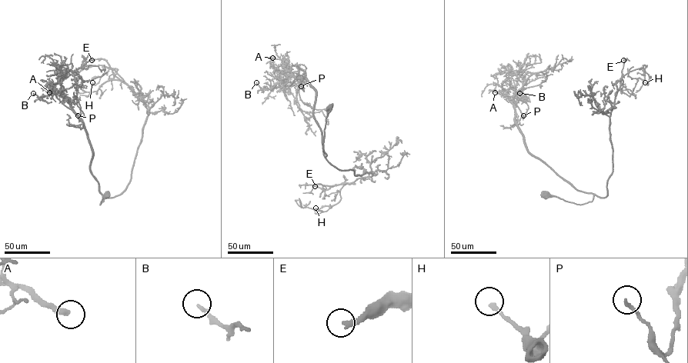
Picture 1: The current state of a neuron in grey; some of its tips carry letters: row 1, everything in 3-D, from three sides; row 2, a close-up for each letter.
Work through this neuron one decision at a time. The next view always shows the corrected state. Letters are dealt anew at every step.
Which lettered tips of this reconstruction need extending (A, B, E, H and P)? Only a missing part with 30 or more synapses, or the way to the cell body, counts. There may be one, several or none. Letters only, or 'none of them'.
E

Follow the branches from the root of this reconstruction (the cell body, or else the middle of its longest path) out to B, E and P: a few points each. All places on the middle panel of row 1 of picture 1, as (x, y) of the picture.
B: (329, 108), (325, 157), (313, 114), (315, 91), (307, 80), (289, 75), (262, 90), (256, 82)
E: (329, 108), (324, 130), (325, 158), (339, 169), (352, 169), (355, 175), (372, 175), (328, 189), (315, 186)
P: (329, 108), (325, 157), (313, 114), (315, 91), (305, 78), (294, 76), (301, 86)

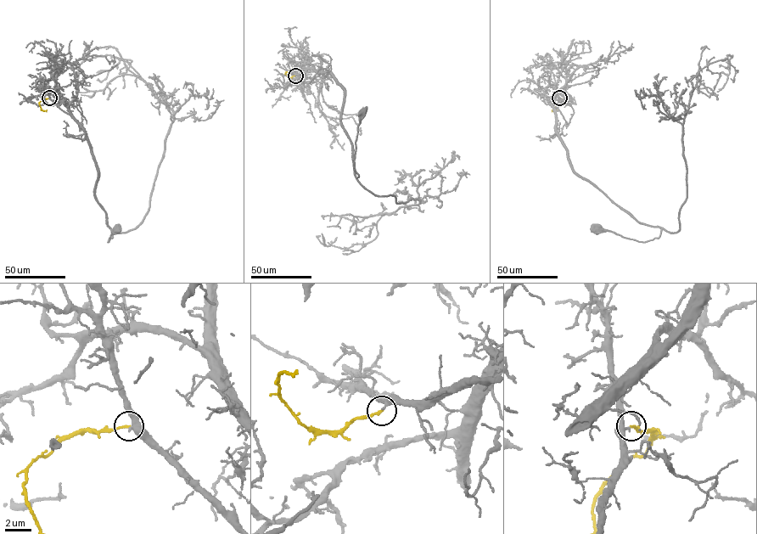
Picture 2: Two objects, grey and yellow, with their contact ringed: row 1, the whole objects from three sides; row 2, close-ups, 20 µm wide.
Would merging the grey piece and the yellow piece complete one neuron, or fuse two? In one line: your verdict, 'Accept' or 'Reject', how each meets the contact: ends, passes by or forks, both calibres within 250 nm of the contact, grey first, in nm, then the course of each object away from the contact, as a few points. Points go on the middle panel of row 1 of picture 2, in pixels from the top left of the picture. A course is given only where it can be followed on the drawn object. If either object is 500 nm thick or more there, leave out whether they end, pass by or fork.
Accept. At the ring grey passes by. At the ring yellow ends. Thickness 260 nm (grey) against 190 nm. Course of grey: (295, 75), (328, 71), (342, 87), (341, 126), (350, 141), (356, 177), (356, 141), (362, 114). Course of yellow: (295, 75), (288, 77), (285, 74), (293, 68)

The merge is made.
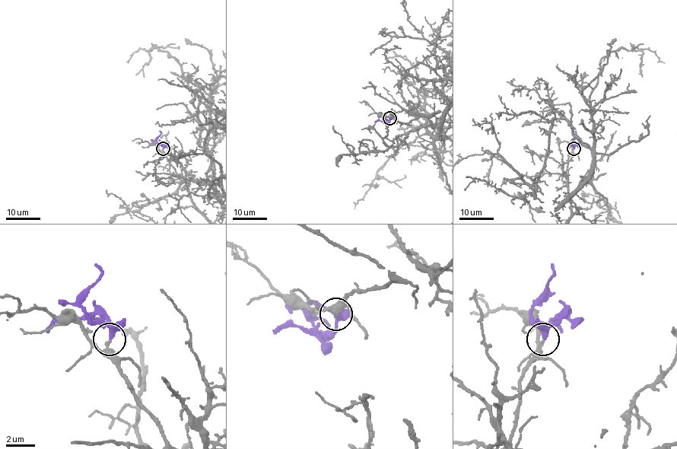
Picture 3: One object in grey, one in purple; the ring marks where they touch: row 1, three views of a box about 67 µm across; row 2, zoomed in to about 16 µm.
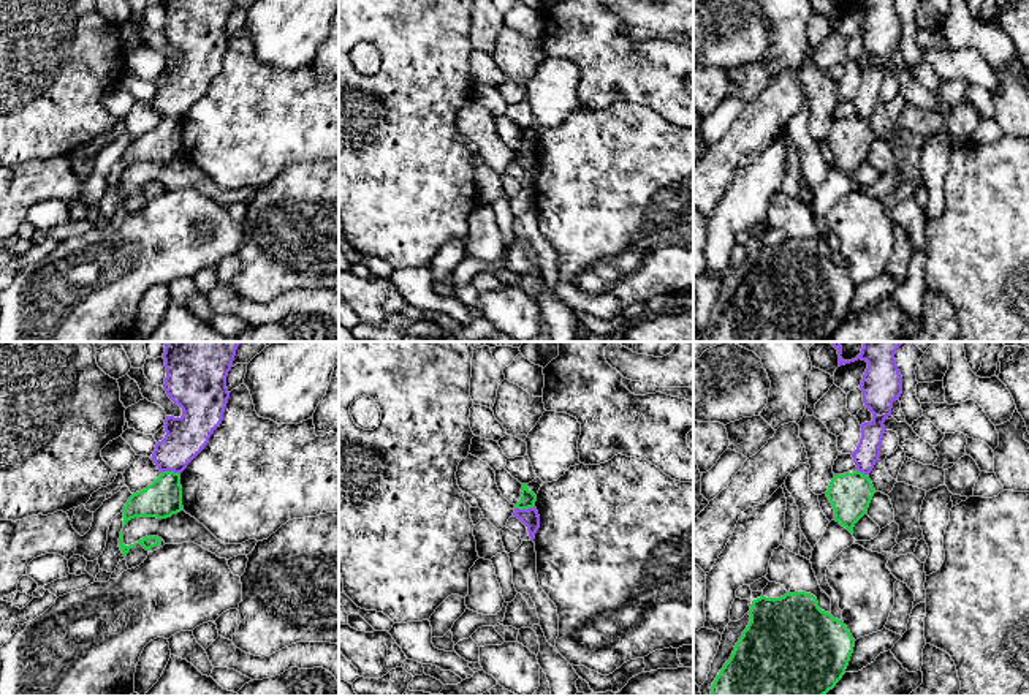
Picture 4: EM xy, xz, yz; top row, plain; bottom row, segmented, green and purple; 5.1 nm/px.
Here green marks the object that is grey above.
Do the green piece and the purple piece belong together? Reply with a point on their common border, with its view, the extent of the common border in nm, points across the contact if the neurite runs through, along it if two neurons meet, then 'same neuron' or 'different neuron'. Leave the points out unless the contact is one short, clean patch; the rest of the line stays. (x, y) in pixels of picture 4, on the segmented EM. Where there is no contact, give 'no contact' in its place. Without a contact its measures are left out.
meets green in xy at (170, 472); contact 100 nm long; border along xy (179, 472), (160, 473); different neuron

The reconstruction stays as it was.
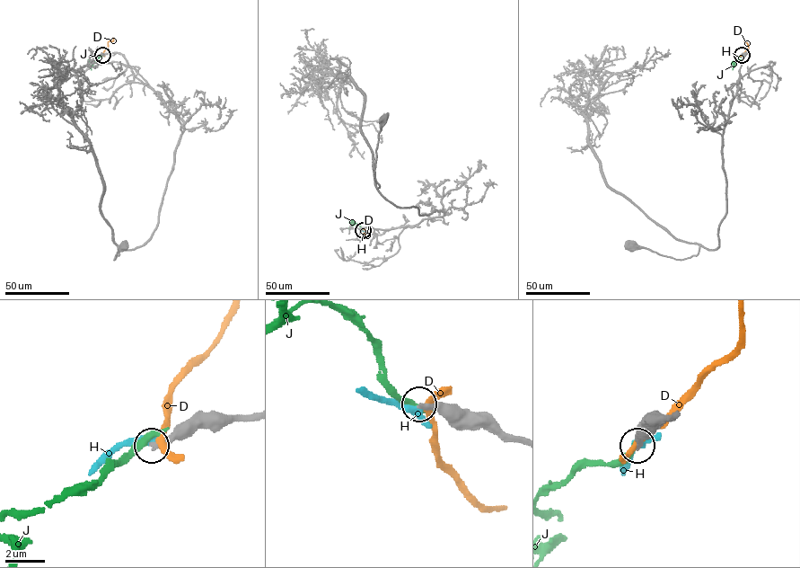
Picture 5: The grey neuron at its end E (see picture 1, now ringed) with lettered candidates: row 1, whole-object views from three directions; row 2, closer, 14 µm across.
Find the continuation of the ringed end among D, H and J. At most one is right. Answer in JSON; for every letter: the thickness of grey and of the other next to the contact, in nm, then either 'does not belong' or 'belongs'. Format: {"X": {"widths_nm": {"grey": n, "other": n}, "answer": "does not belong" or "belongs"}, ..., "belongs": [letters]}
{"D": {"widths_nm": {"grey": 400, "other": 280}, "answer": "does not belong"}, "H": {"widths_nm": {"grey": 280, "other": 440}, "answer": "does not belong"}, "J": {"widths_nm": {"grey": 260, "other": 360}, "answer": "does not belong"}, "belongs": []}

